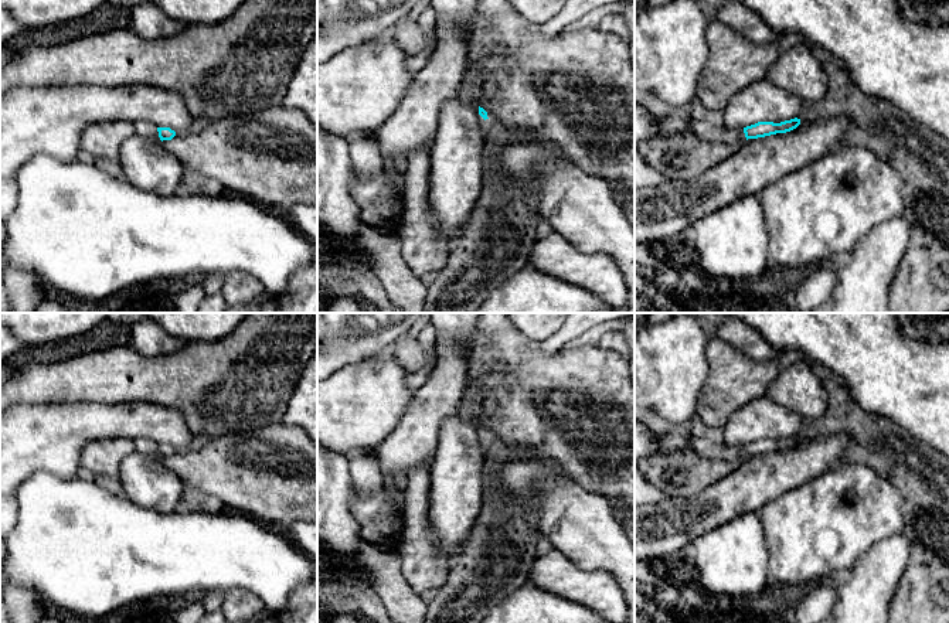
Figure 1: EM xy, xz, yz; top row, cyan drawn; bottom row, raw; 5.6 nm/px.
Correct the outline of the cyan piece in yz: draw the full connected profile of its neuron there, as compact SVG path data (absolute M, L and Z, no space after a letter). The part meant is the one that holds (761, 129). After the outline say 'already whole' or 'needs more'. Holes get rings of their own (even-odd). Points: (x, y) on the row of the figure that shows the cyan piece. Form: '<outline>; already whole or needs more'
M797 118L780 122L780 123L758 122L755 125L744 127L744 133L745 133L746 140L758 139L758 137L776 135L776 133L790 132L790 130L796 129L799 125L800 125L800 119L797 119Z; already whole

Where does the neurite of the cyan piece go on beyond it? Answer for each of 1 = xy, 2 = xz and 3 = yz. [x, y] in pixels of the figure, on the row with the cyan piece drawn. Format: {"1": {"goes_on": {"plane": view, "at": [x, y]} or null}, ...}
{"1": {"goes_on": null}, "2": {"goes_on": null}, "3": {"goes_on": null}}

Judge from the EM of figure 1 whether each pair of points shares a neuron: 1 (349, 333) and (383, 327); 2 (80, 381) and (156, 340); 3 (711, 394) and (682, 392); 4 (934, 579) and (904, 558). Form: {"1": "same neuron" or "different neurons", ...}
{"1": "same neuron", "2": "different neurons", "3": "different neurons", "4": "different neurons"}

